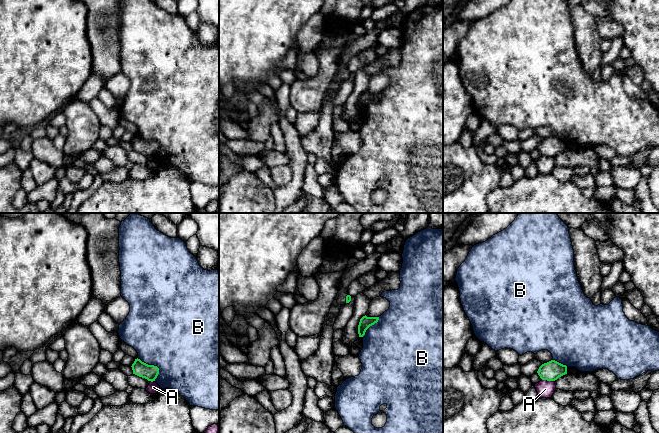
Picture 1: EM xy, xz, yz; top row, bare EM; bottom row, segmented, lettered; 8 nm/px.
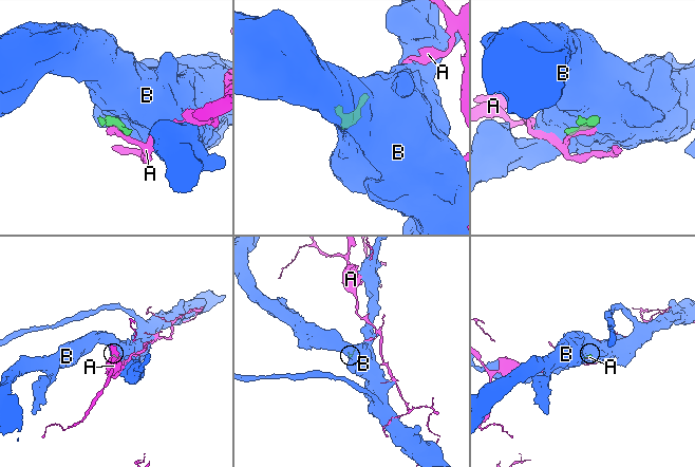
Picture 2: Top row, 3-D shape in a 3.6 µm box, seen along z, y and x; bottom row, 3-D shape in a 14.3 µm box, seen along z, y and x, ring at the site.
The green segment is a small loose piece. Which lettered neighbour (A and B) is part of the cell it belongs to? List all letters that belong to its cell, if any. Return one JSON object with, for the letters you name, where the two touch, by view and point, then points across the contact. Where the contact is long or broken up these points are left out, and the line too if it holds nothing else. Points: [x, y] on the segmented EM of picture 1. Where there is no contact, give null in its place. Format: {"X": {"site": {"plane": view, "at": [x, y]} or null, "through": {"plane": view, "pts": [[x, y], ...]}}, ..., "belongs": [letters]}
{"belongs": []}

